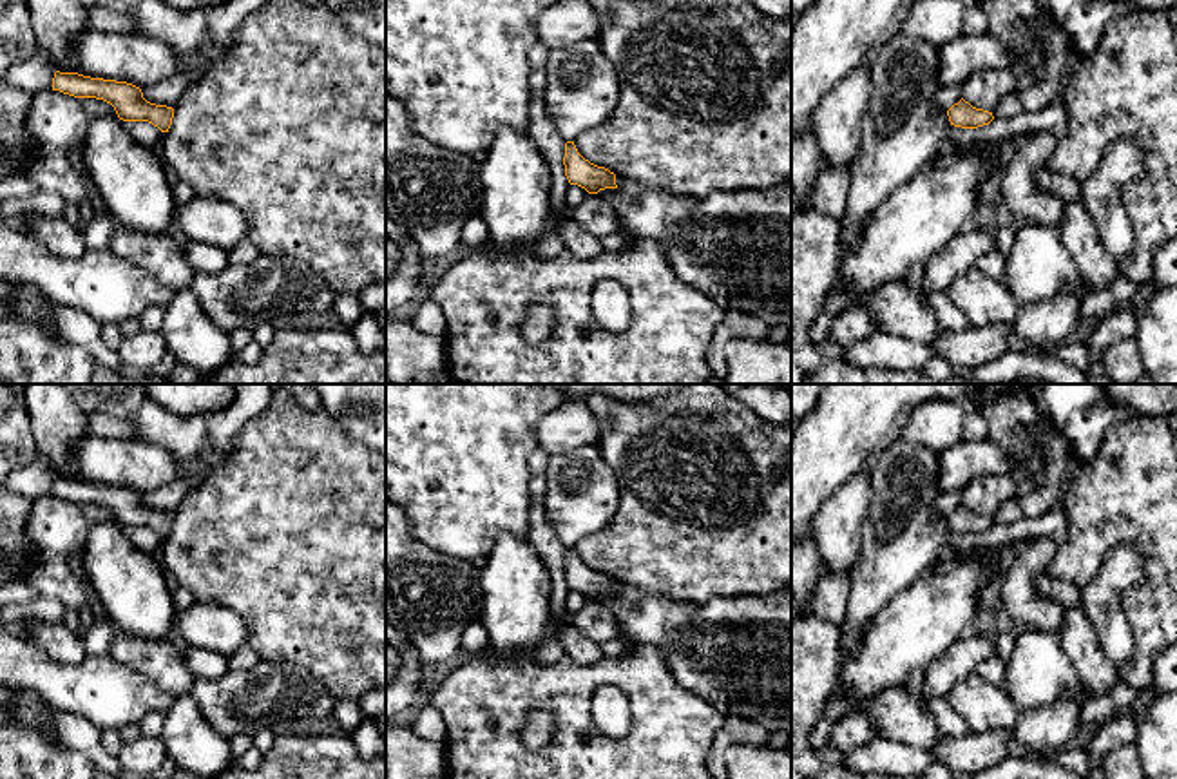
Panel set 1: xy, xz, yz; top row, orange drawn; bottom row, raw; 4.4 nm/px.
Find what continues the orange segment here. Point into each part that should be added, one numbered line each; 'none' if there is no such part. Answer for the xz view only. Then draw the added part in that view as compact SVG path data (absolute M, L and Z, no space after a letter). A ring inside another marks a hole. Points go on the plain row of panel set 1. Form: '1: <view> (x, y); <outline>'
none

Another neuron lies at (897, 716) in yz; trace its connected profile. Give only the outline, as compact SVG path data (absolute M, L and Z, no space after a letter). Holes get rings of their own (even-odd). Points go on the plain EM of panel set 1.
M904 685L860 701L851 699L835 687L824 707L822 719L837 723L853 712L864 712L873 721L878 739L931 752L945 737L927 710L925 697L911 697Z

